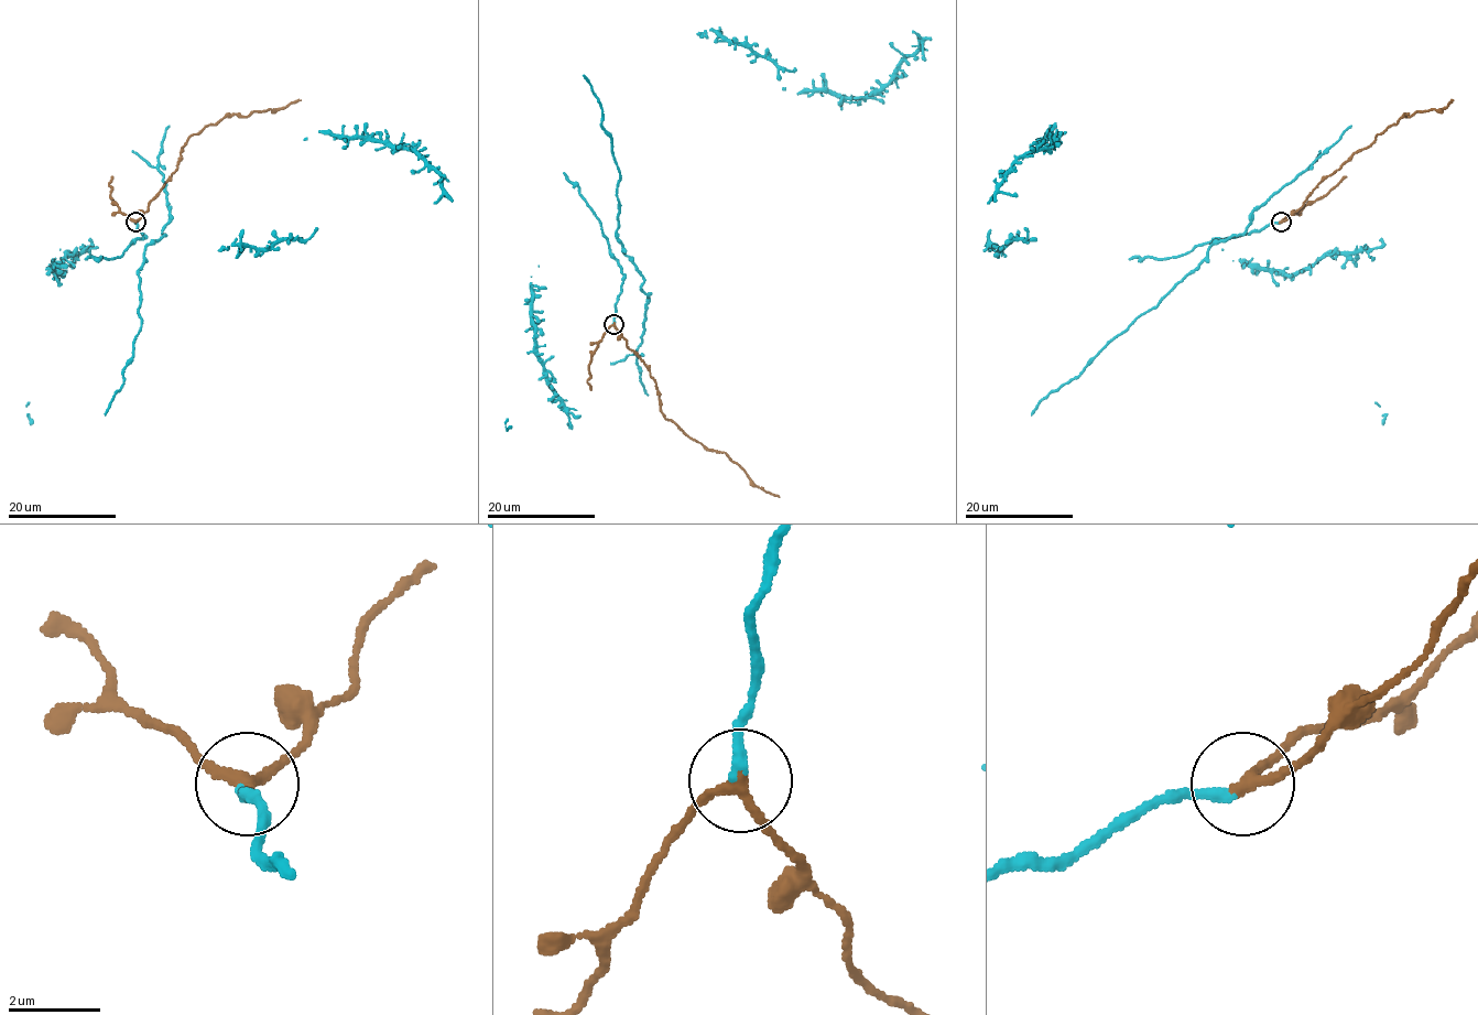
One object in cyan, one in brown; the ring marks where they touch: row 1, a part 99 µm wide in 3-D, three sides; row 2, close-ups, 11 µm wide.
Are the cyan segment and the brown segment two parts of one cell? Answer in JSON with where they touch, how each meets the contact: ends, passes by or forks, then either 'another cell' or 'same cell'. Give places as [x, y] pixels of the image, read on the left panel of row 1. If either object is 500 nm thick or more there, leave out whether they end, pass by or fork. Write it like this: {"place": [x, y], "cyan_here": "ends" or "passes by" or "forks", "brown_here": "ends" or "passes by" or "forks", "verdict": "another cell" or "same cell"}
{"place": [136, 222], "cyan_here": "ends", "brown_here": "passes by", "verdict": "same cell"}

